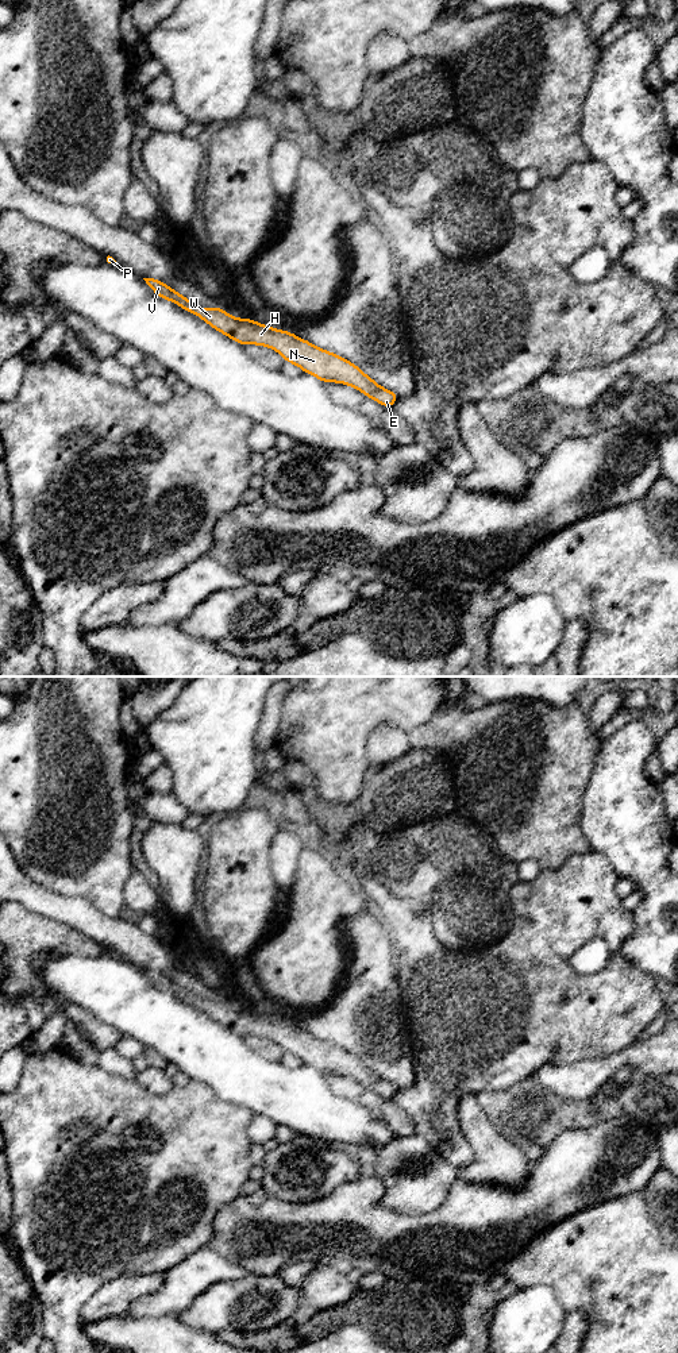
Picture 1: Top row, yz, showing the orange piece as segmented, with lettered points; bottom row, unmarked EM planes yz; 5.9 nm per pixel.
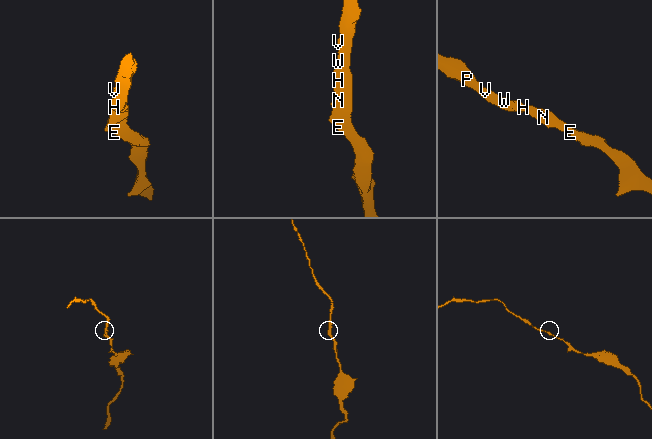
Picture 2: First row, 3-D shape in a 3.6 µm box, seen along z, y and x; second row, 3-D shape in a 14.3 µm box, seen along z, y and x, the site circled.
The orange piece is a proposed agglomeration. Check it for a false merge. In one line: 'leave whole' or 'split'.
leave whole

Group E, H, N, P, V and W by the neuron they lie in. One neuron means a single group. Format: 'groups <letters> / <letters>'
groups E H N P V W

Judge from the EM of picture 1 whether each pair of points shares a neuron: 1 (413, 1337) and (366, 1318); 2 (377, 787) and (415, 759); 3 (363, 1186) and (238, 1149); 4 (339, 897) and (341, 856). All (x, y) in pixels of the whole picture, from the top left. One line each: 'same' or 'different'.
1: same
2: same
3: different
4: different

